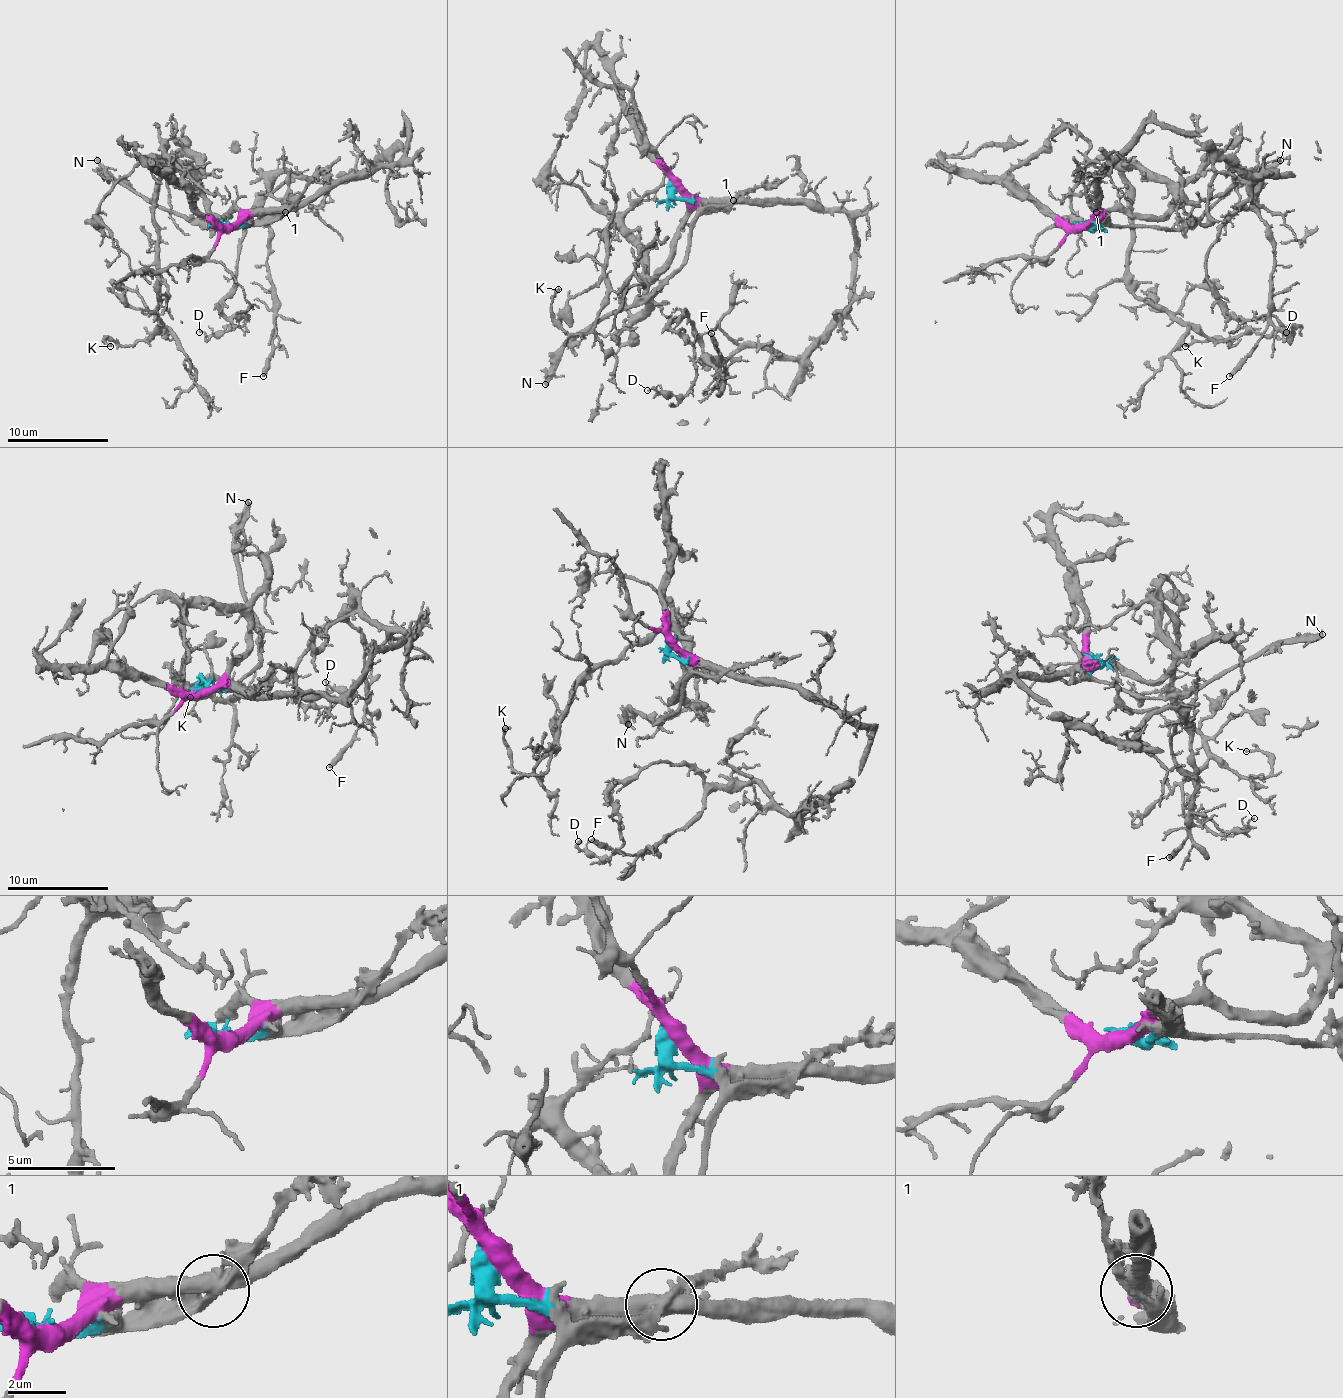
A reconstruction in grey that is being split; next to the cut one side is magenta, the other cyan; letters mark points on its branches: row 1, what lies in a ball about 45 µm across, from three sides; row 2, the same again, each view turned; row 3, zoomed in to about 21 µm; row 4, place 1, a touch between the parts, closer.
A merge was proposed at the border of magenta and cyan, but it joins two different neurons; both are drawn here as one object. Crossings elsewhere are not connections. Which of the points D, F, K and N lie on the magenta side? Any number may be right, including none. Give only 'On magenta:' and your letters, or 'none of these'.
On magenta: D, F, K

